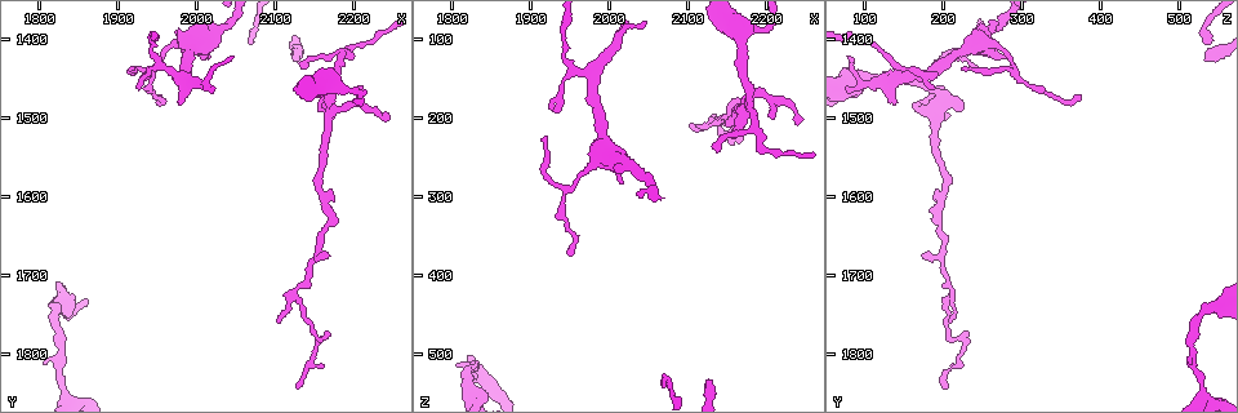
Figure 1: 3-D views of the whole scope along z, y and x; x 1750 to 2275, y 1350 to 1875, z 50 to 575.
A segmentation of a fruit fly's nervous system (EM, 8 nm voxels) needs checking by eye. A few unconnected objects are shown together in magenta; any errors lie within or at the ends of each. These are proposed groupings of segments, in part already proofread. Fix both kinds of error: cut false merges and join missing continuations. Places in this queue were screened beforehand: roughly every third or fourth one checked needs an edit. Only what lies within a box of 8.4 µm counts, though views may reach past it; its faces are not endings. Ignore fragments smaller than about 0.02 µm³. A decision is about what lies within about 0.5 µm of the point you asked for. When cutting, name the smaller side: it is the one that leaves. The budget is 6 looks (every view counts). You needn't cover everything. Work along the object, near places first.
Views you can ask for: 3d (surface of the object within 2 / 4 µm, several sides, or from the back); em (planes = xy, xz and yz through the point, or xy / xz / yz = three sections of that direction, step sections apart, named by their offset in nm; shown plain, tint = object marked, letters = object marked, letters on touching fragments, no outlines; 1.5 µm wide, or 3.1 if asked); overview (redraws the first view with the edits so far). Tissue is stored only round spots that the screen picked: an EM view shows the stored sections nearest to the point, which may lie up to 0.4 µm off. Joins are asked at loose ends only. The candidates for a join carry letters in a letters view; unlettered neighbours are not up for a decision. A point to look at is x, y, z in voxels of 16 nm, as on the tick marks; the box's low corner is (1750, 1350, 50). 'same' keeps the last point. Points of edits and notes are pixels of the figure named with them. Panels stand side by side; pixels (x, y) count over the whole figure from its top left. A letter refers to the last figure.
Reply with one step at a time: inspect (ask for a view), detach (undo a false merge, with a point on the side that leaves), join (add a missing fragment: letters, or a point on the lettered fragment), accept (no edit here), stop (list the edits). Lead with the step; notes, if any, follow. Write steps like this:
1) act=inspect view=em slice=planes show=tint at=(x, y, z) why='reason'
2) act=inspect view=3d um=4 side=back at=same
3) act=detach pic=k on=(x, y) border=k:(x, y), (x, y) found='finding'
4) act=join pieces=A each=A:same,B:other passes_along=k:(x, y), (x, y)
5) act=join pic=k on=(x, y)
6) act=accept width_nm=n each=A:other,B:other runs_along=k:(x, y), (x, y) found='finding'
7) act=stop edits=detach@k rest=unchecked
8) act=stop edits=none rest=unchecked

act=inspect view=3d um=4 at=(1980, 1480, 140) why='branch stops here'

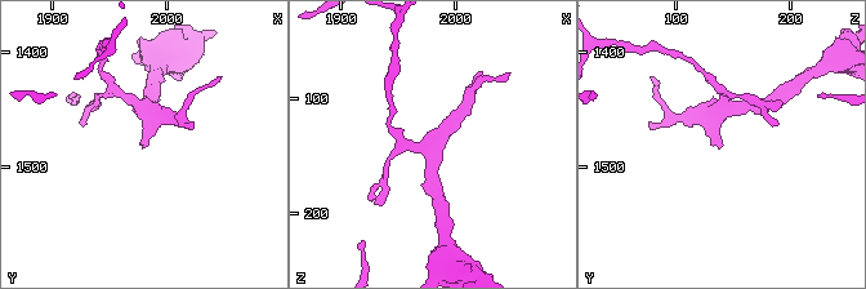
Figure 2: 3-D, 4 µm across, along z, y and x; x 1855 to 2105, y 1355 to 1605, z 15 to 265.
act=inspect view=em slice=planes show=letters at=(1980, 1484, 138) why='now the EM'

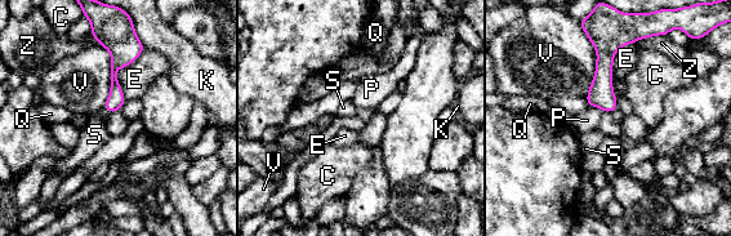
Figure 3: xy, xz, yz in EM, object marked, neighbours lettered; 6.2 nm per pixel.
act=join pieces=S each=C:other,E:other,K:other,P:other,Q:other,S:same,V:other,Z:other passes_along=3:(115, 101), (107, 107), (94, 134) found='the neuron continues'

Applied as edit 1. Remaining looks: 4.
act=inspect view=3d um=2 side=back at=(2175, 1450, 175) why='three-way junction'

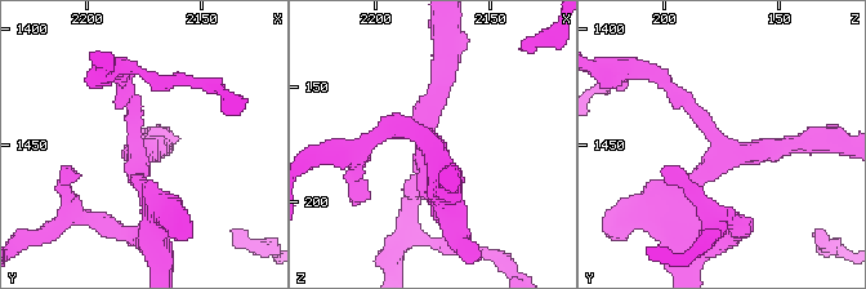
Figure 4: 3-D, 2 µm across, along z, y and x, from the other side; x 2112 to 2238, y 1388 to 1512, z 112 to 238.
act=inspect view=em slice=planes show=tint at=(2178, 1454, 175) why='now the EM'

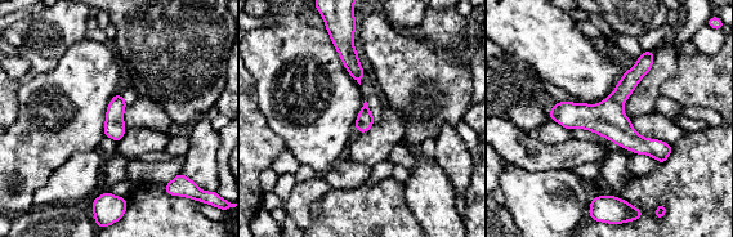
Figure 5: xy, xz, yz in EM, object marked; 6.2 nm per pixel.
act=inspect view=em slice=planes show=letters at=same

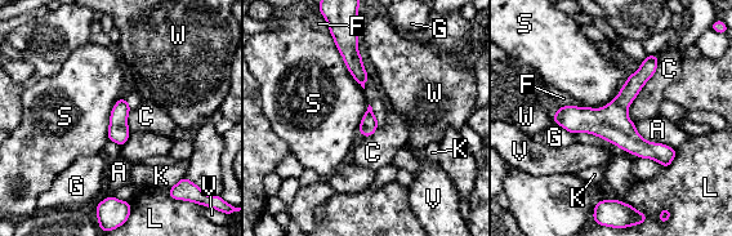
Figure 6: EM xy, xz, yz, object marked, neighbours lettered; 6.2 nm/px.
act=accept width_nm=110 each=A:other,C:other,F:other,G:other,K:other,L:other,S:other,V:other,W:other runs_along=6:(654, 58), (603, 119), (557, 119) found='continuous, no second neuron'

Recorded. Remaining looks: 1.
act=stop edits=join@3 rest=unchecked

